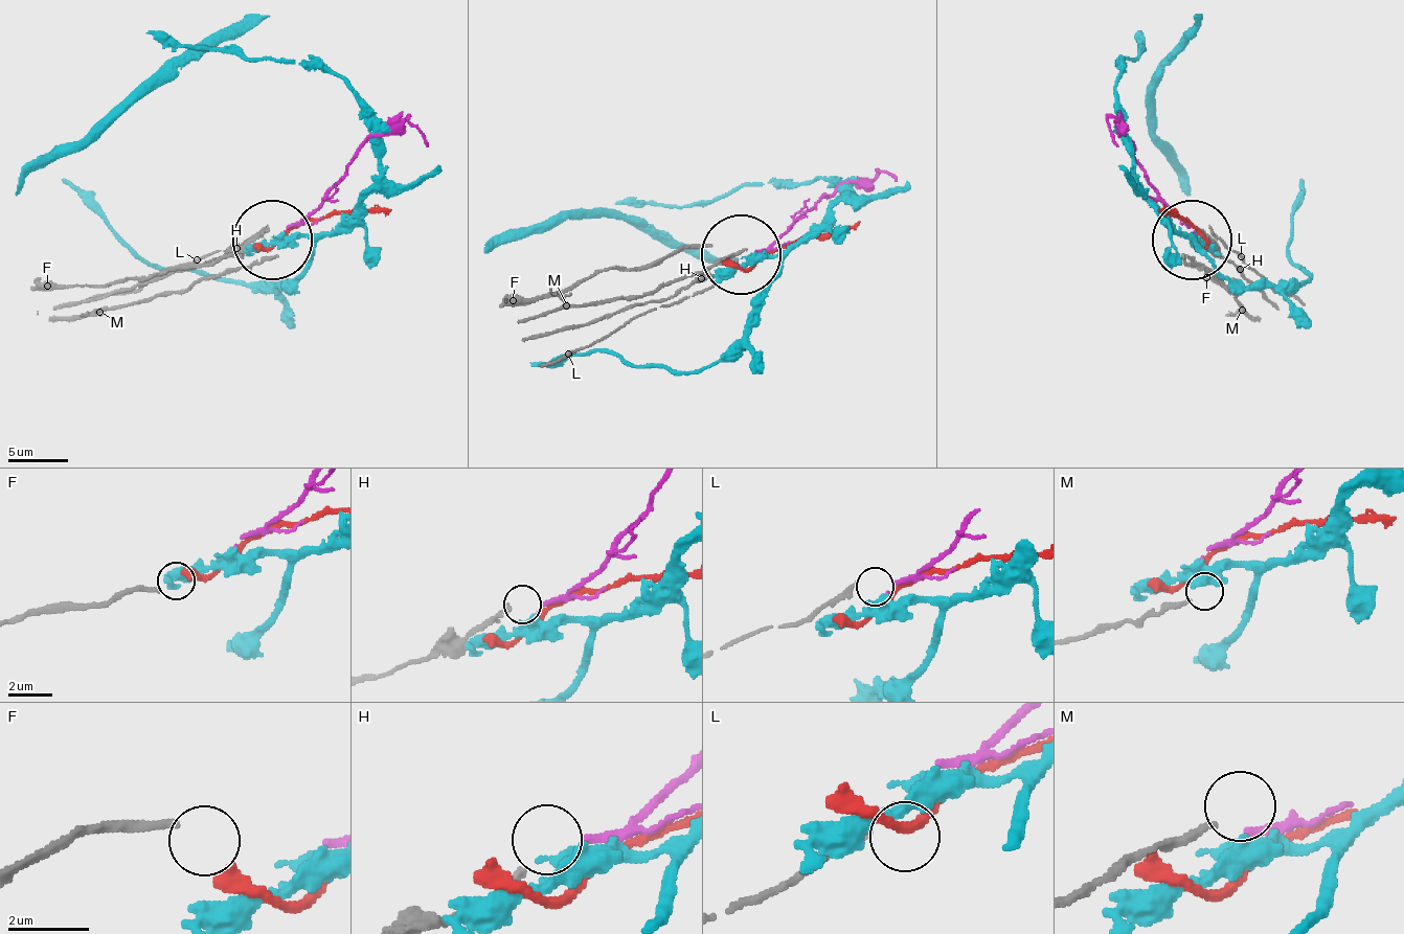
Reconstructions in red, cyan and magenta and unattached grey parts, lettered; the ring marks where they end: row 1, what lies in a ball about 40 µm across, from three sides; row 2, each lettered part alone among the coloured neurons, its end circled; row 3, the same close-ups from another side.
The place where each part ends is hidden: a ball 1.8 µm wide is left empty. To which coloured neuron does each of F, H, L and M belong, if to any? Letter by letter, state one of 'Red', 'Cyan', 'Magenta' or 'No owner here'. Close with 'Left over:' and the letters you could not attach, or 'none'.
F: Red
H: Magenta
L: No owner here
M: No owner here
Left over: L, M

